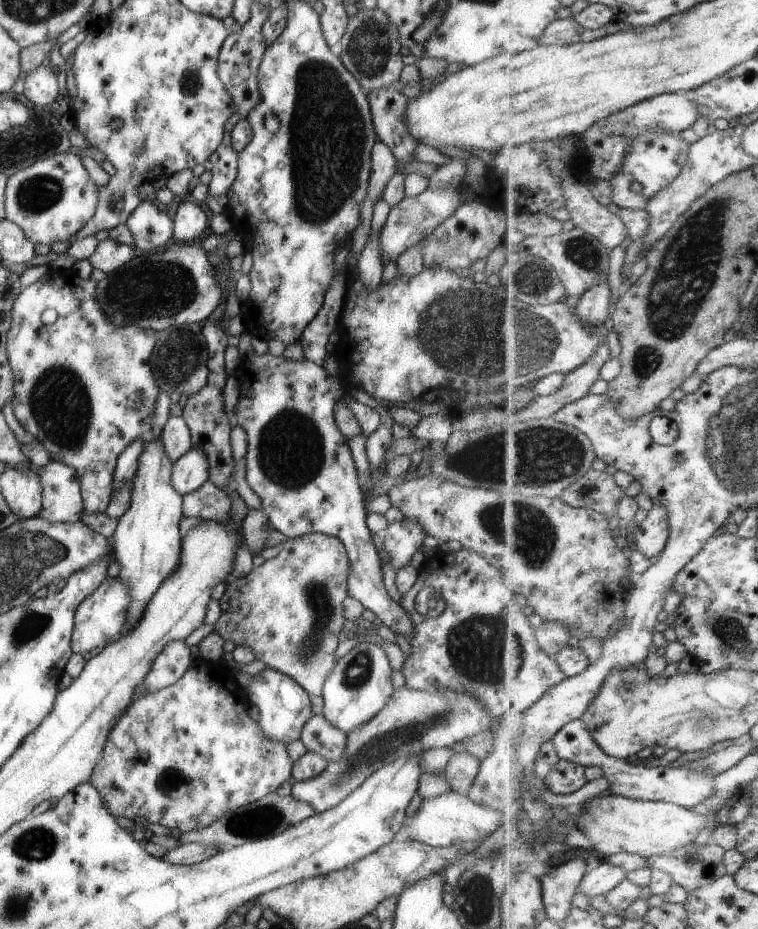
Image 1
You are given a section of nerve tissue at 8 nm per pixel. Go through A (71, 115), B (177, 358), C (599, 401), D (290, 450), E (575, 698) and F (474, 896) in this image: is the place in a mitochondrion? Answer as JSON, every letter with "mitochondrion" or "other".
{"A":"other","B":"mitochondrion","C":"other","D":"mitochondrion","E":"other","F":"mitochondrion"}

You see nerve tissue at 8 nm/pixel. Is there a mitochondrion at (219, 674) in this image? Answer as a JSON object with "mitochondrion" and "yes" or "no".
{"mitochondrion":"no"}

